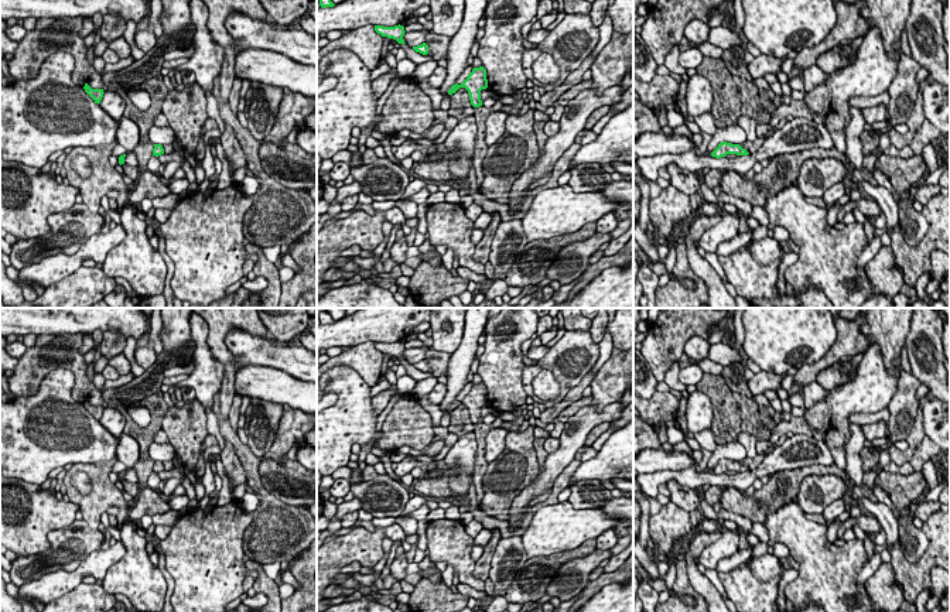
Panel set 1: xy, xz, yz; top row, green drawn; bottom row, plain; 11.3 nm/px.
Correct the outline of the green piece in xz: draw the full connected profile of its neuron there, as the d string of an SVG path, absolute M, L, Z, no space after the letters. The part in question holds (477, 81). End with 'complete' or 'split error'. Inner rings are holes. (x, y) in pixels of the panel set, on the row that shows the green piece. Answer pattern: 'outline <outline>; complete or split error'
outline M483 66L474 68L472 72L461 85L455 83L451 86L448 95L455 93L459 88L465 88L468 90L471 105L475 107L474 116L475 116L478 133L476 133L475 155L474 155L472 165L475 168L476 185L479 191L483 181L482 163L489 147L485 143L485 131L486 131L485 122L491 114L491 110L488 107L483 107L481 100L481 90L488 88L486 69Z; split error

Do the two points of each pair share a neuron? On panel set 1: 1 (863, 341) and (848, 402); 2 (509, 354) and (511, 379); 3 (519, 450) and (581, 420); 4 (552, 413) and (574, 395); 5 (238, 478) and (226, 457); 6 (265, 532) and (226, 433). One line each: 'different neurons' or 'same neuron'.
1: different neurons
2: same neuron
3: different neurons
4: same neuron
5: same neuron
6: same neuron

